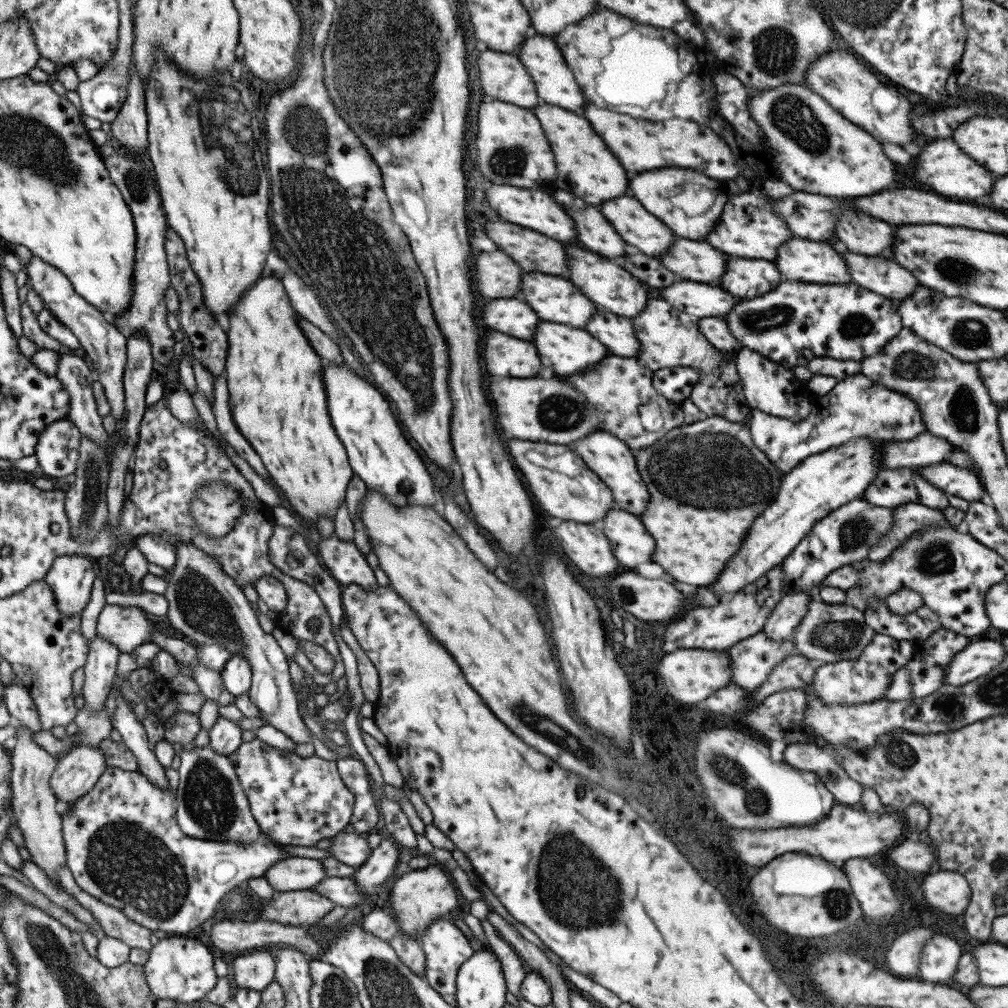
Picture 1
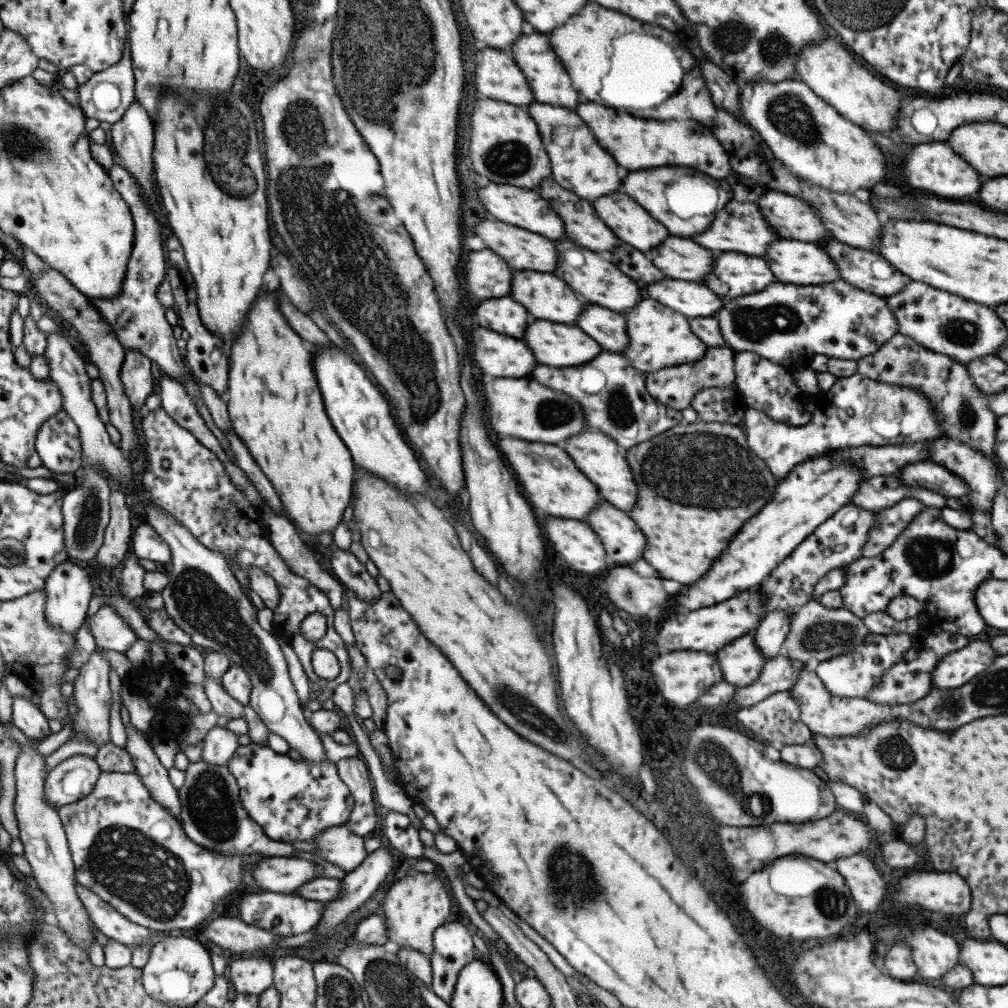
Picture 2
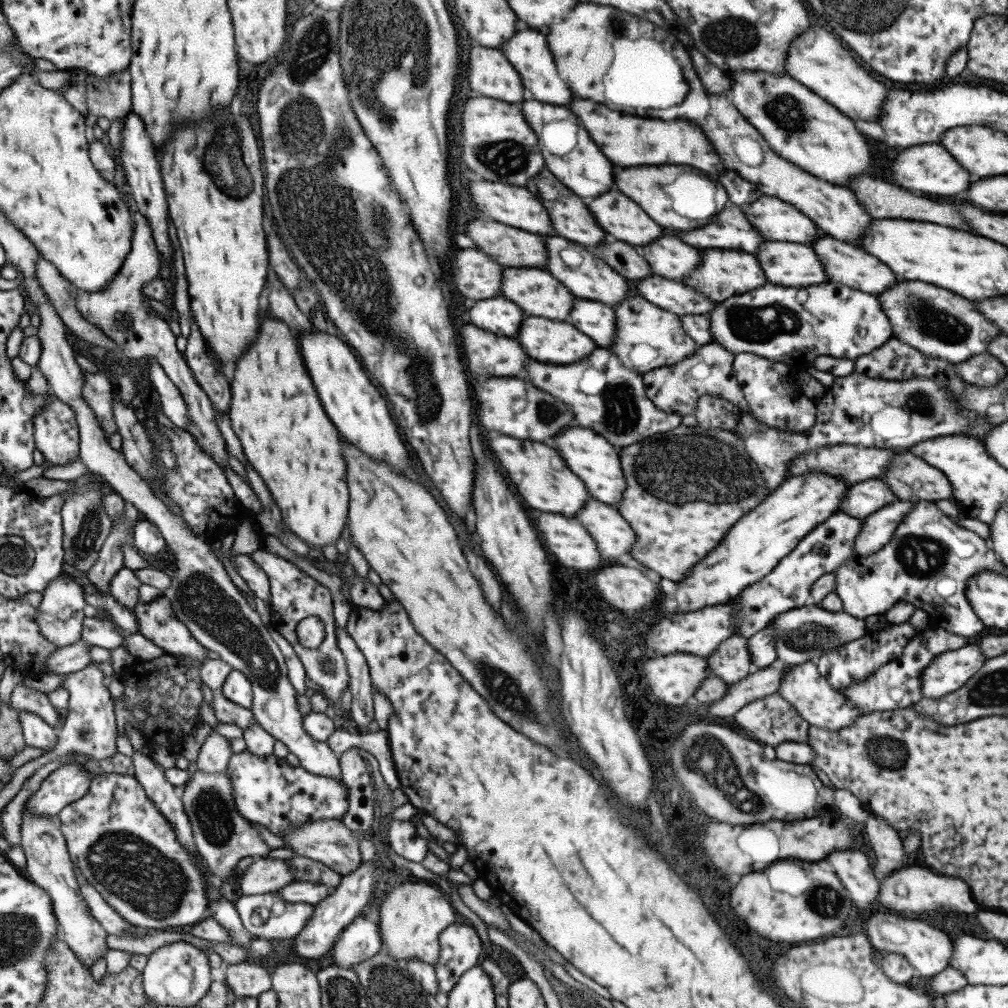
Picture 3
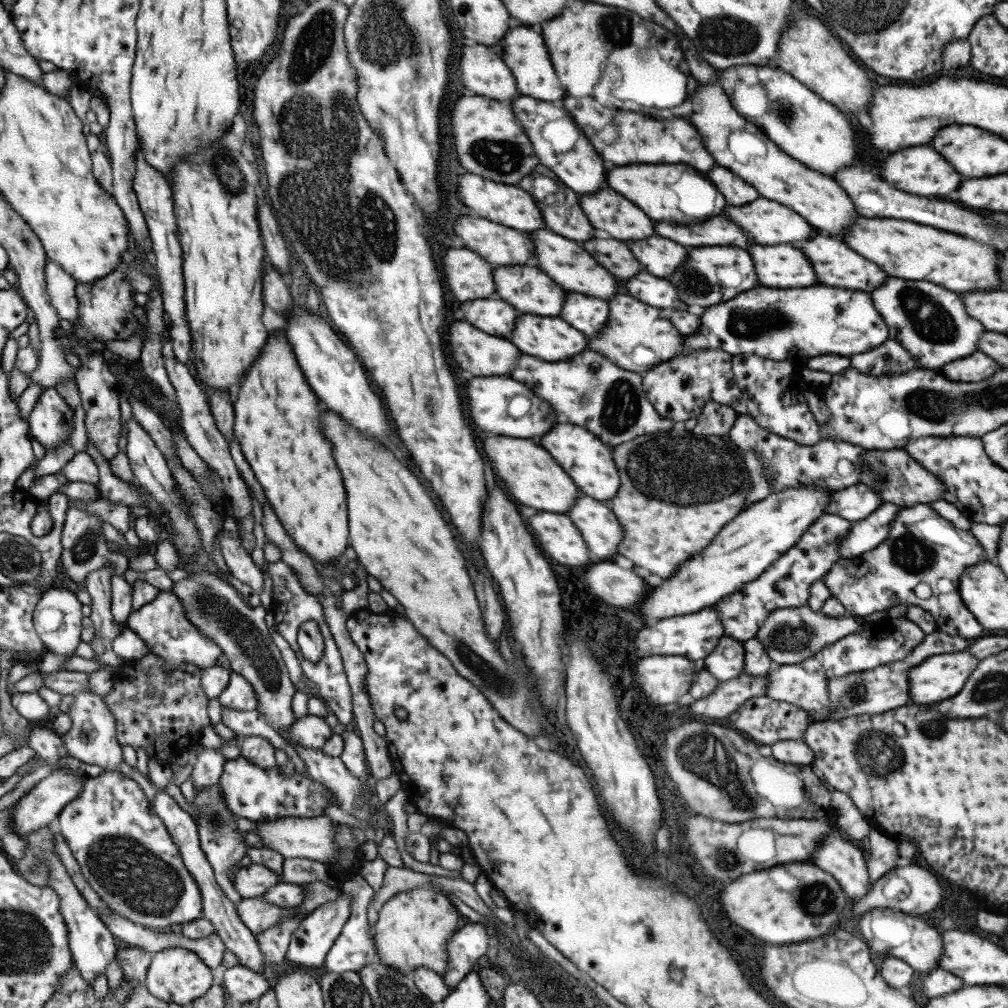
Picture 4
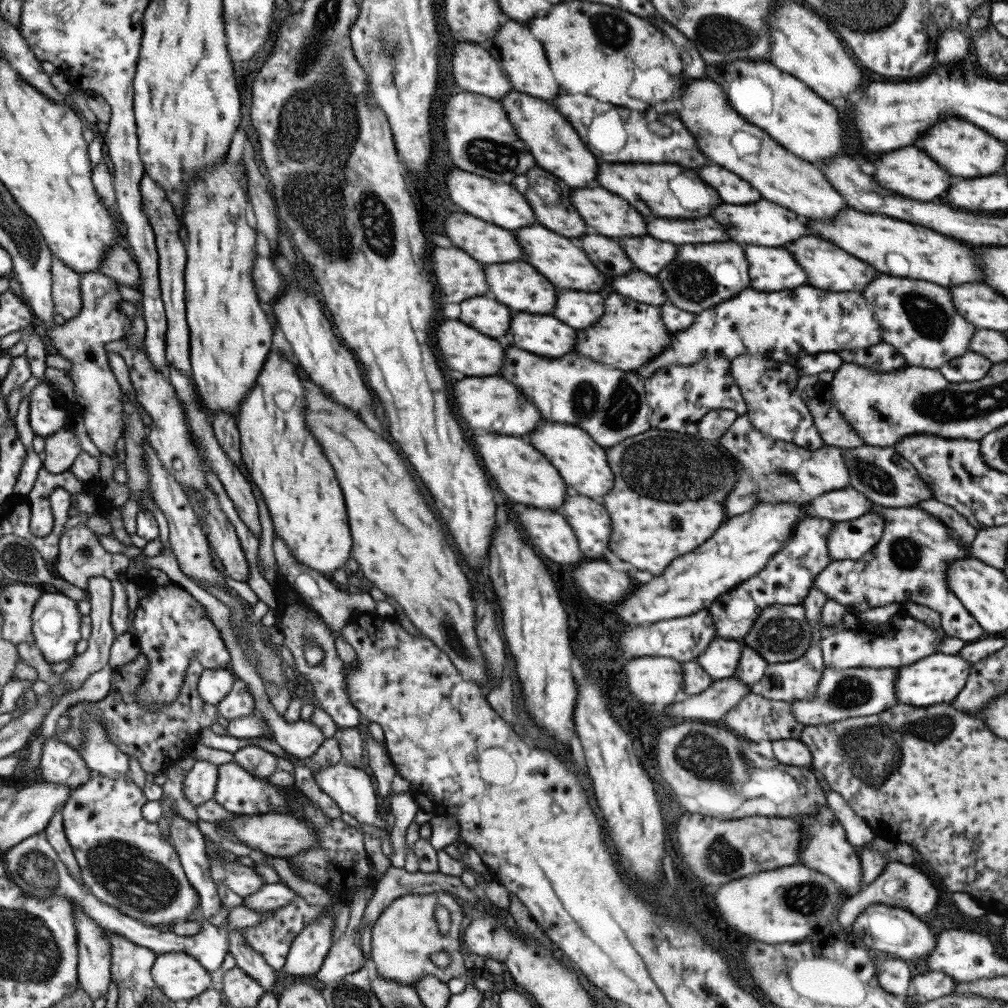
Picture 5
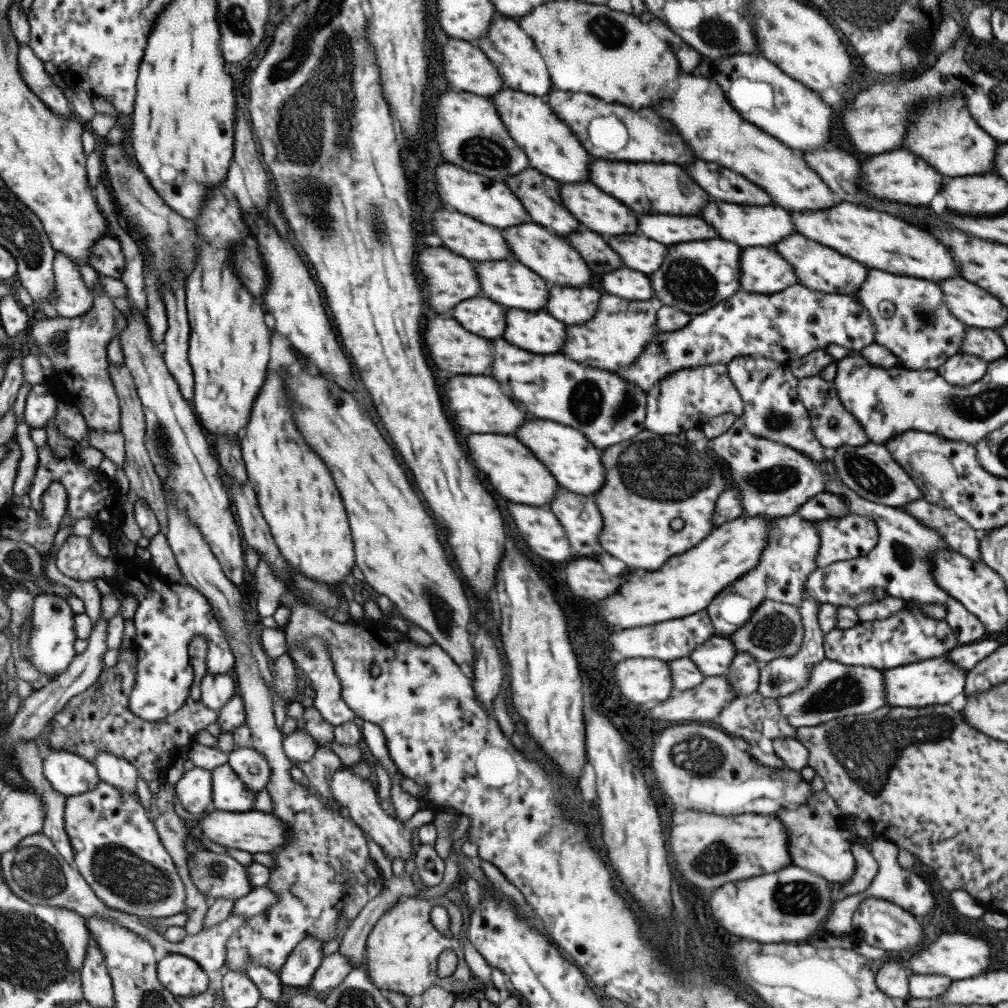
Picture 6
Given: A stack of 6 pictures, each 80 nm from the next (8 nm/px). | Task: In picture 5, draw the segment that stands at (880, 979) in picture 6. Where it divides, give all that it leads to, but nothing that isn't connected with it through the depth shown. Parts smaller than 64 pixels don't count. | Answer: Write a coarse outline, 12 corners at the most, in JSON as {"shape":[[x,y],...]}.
{"shape":[[882,956],[876,979],[885,992],[910,994],[911,970],[901,959]]}

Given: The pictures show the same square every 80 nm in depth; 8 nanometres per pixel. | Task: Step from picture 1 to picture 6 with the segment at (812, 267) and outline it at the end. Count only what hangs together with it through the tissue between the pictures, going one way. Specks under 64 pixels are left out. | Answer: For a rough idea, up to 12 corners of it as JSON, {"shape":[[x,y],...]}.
{"shape":[[761,246],[741,250],[741,291],[773,294],[796,282]]}

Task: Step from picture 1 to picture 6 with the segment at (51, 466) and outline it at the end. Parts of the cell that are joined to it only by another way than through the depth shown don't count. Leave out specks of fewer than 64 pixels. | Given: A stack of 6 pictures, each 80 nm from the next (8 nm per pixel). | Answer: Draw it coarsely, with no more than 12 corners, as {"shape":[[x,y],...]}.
{"shape":[[42,383],[28,388],[24,421],[44,429],[57,399]]}

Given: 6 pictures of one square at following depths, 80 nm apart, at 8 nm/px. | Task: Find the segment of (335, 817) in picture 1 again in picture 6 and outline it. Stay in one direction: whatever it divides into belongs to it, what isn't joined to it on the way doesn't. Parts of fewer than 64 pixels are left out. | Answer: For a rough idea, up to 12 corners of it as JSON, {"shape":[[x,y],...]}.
{"shape":[[225,763],[210,770],[214,810],[251,811],[255,792]]}

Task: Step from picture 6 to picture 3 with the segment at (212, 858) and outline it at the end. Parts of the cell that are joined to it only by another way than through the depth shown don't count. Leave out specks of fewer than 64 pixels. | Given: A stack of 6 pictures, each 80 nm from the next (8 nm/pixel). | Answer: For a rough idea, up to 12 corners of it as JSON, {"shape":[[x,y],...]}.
{"shape":[[255,858],[239,878],[242,895],[295,882],[283,860]]}

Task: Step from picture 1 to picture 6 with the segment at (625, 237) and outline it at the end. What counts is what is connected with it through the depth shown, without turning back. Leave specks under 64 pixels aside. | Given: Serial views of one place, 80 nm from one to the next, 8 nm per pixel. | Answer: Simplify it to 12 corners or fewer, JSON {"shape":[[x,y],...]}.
{"shape":[[593,184],[559,198],[597,234],[637,232],[635,214]]}

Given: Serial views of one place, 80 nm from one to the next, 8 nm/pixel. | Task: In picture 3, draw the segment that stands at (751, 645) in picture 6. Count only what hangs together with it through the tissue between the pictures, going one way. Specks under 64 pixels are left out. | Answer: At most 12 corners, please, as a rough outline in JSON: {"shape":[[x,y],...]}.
{"shape":[[834,591],[819,606],[777,614],[776,659],[787,667],[861,638],[861,619]]}

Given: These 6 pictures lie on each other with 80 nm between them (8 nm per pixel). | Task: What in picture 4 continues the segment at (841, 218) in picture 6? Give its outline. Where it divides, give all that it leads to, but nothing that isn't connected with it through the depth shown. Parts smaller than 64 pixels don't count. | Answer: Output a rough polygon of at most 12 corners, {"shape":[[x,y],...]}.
{"shape":[[857,216],[841,240],[905,281],[999,288],[995,248]]}

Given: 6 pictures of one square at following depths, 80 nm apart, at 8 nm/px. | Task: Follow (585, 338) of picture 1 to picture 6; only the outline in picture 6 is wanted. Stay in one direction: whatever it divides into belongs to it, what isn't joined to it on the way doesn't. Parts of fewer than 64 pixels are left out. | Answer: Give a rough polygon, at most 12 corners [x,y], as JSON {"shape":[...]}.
{"shape":[[507,310],[503,338],[555,354],[565,326],[547,312]]}

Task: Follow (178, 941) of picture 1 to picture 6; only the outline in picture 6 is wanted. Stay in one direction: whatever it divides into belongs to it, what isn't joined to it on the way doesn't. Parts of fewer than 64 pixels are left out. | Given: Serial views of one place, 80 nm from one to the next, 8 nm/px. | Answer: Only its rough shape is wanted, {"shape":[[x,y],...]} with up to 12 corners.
{"shape":[[182,954],[157,961],[156,977],[176,998],[205,992],[207,973]]}

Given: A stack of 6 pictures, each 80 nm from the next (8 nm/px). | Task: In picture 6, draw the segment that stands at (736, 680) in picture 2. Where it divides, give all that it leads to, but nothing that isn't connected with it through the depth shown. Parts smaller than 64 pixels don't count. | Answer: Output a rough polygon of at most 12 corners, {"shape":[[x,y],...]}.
{"shape":[[714,635],[689,658],[703,676],[723,677],[737,651]]}

